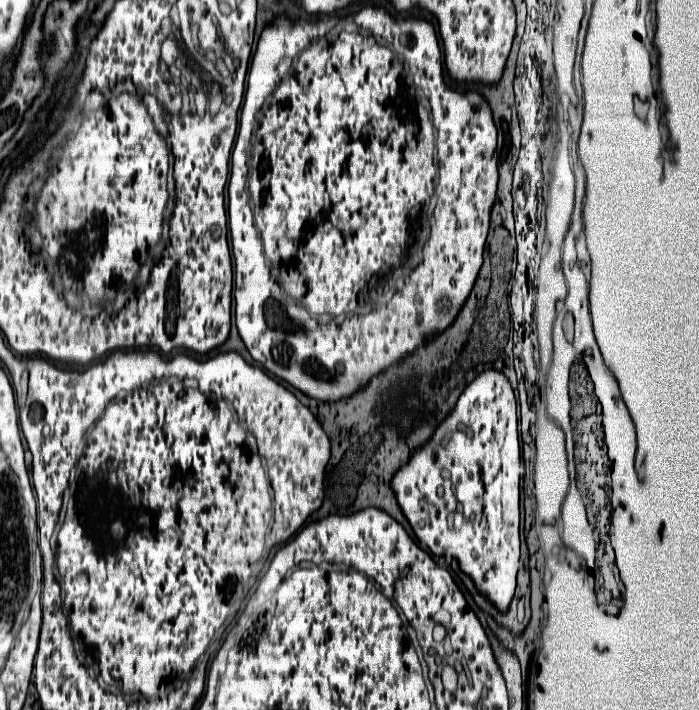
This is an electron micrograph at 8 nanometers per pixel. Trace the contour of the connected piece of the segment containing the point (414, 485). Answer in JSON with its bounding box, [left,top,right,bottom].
[393,370,525,612]

